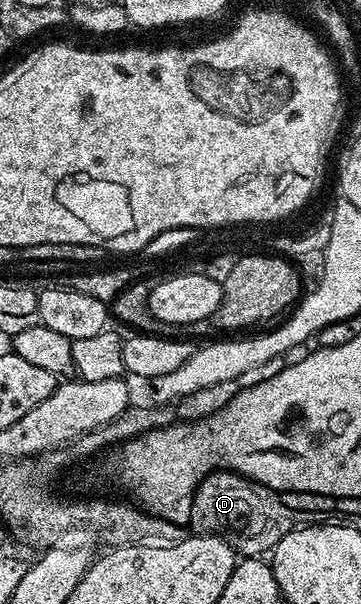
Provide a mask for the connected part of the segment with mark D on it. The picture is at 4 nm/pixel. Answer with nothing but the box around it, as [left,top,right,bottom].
[187,470,345,556]

